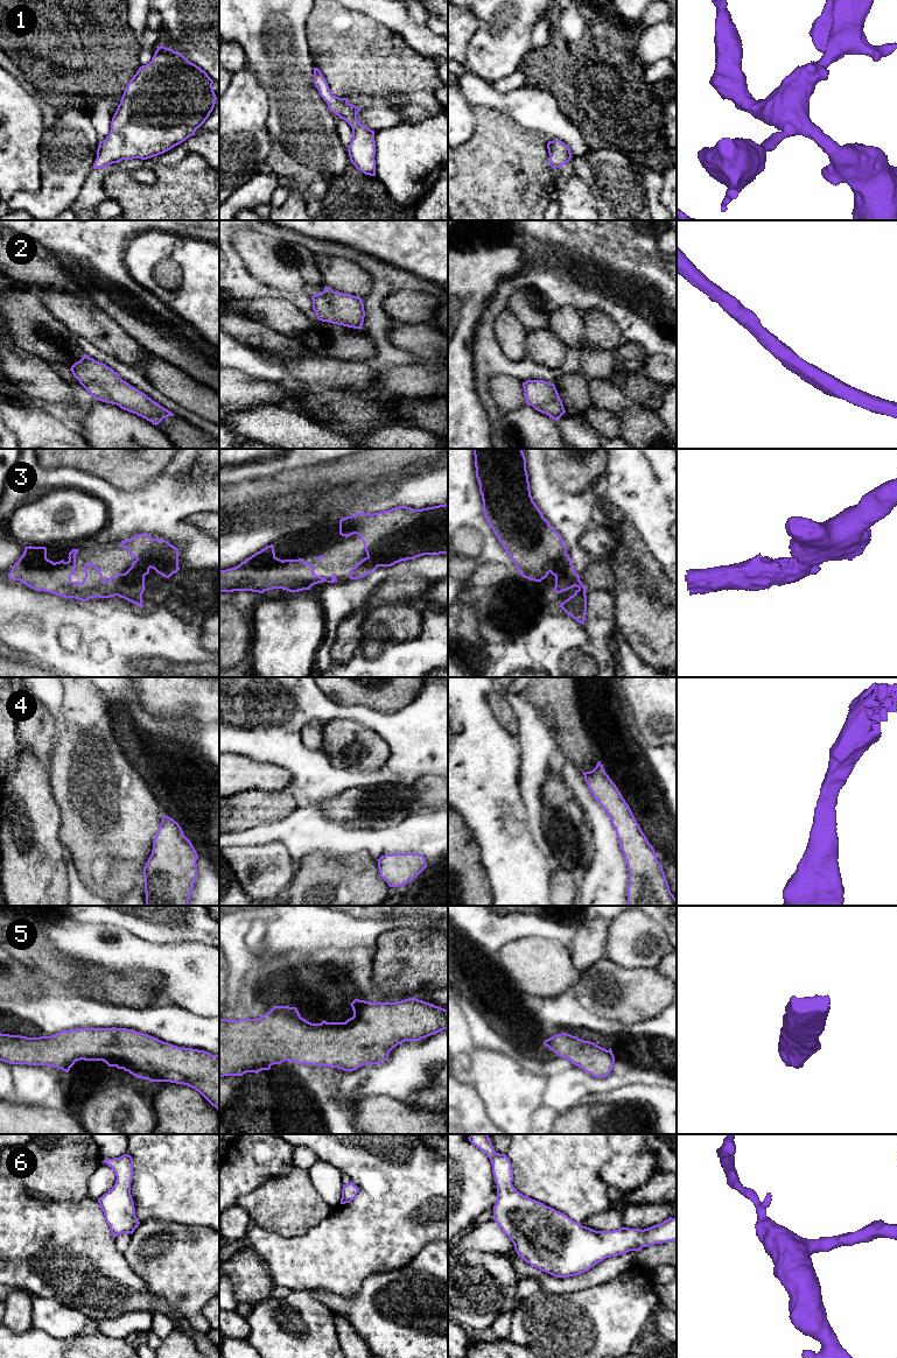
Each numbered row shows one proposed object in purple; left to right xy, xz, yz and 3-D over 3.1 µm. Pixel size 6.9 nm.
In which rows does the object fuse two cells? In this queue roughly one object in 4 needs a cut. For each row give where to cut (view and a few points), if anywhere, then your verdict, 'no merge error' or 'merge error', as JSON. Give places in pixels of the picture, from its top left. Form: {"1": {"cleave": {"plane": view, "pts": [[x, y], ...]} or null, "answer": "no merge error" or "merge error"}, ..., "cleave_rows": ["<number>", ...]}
{"1": {"cleave": null, "answer": "no merge error"}, "2": {"cleave": null, "answer": "no merge error"}, "3": {"cleave": null, "answer": "no merge error"}, "4": {"cleave": null, "answer": "no merge error"}, "5": {"cleave": null, "answer": "no merge error"}, "6": {"cleave": null, "answer": "no merge error"}, "cleave_rows": []}

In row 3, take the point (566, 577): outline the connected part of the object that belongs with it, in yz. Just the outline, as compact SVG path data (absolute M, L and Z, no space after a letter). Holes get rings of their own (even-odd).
M474 449L474 456L484 516L519 574L530 581L541 582L551 572L555 577L553 591L556 593L576 586L575 593L559 607L583 625L587 590L573 568L561 535L544 518L533 501L523 449Z

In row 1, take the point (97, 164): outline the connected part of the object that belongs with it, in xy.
M160 45L152 61L139 68L127 84L112 118L111 131L99 142L93 169L122 160L147 160L163 154L195 135L212 112L217 97L213 80L181 52Z

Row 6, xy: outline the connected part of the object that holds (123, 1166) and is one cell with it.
M124 1154L101 1162L111 1167L117 1176L112 1189L98 1198L105 1220L114 1238L121 1233L132 1234L140 1224L135 1216L134 1202L131 1195L133 1159L131 1155Z

